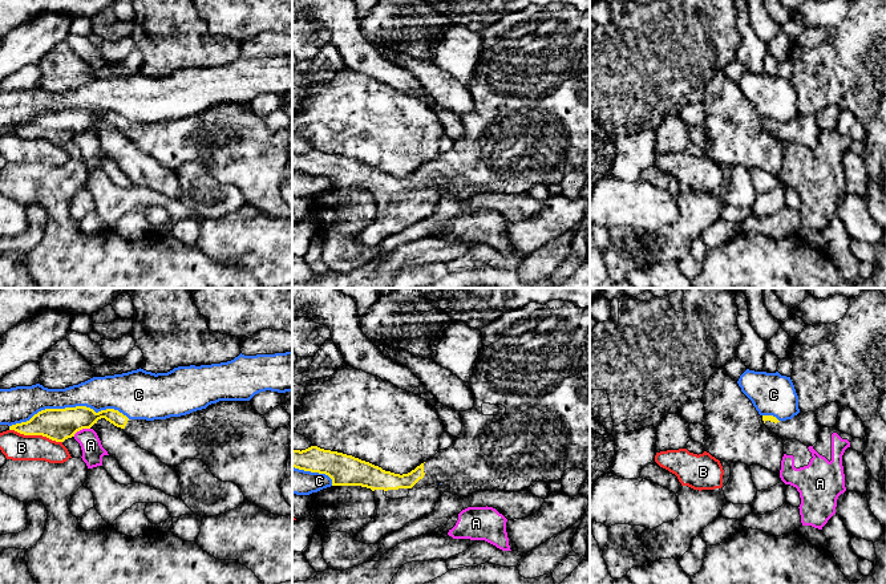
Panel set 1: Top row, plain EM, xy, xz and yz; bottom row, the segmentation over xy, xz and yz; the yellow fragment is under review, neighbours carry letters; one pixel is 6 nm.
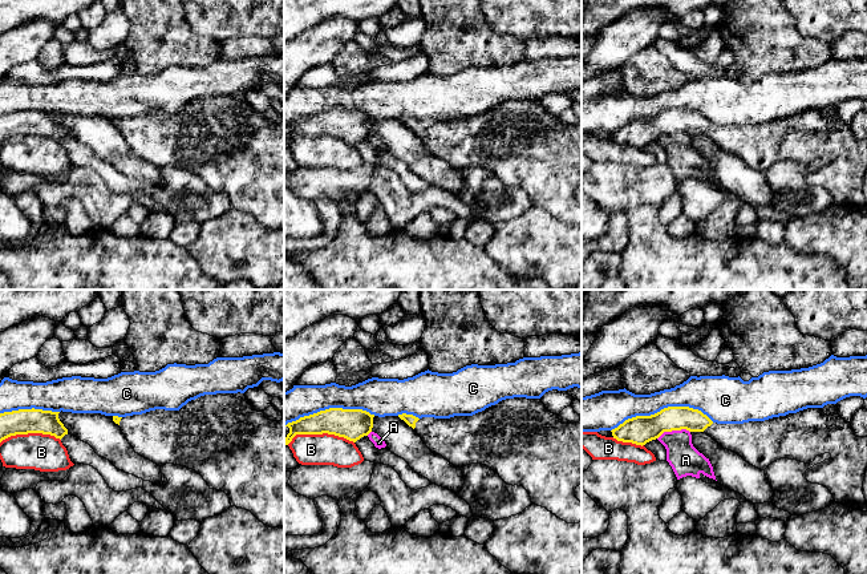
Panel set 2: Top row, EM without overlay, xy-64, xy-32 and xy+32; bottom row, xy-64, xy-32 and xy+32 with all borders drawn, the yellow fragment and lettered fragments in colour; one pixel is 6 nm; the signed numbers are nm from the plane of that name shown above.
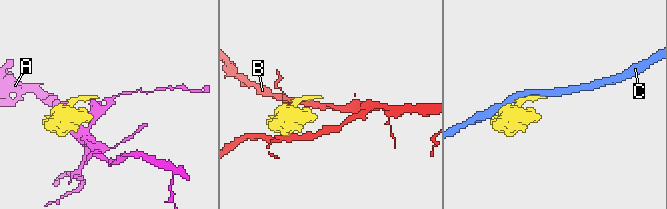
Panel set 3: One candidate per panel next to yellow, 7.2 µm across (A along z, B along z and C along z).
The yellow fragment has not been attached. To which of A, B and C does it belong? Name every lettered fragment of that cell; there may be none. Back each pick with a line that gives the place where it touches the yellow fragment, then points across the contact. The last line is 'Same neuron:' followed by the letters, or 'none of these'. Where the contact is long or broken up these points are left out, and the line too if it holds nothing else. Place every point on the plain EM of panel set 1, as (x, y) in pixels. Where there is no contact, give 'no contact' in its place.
Same neuron: none of these

